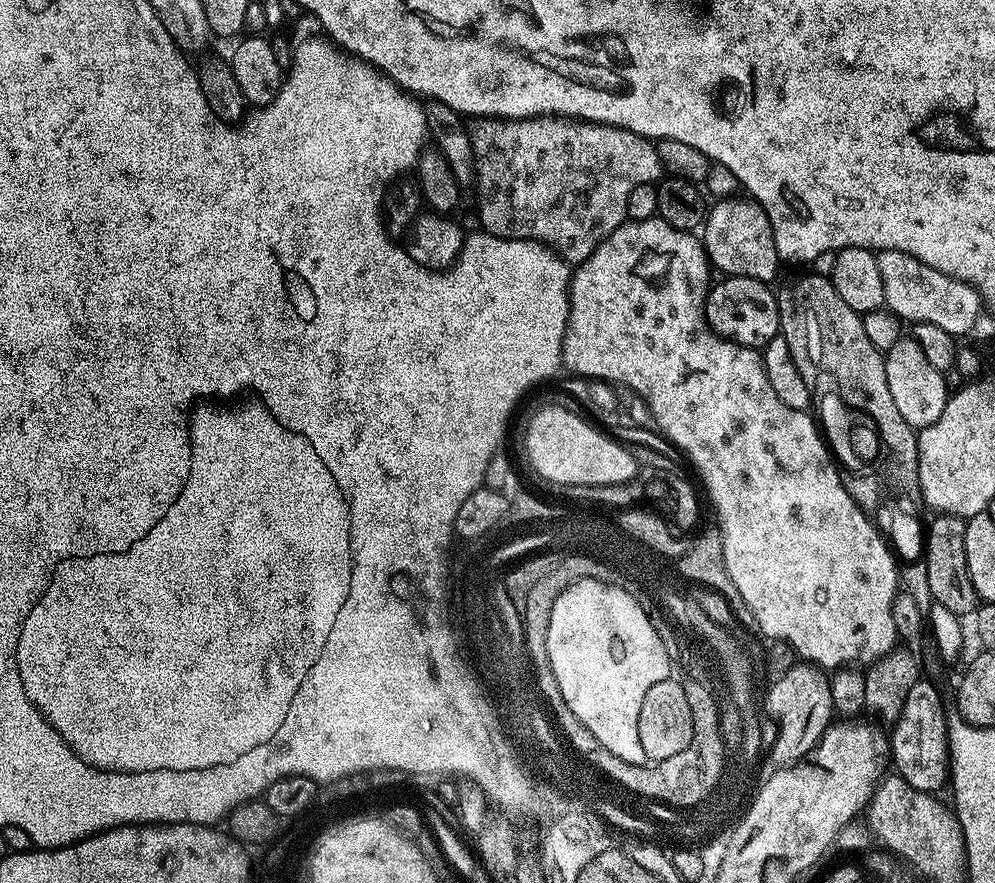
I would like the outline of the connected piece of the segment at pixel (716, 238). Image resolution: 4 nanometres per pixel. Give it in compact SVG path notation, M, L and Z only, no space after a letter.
M733 194L727 198L720 198L709 207L708 215L702 225L702 243L704 250L713 269L721 268L728 276L745 276L755 280L772 282L776 276L776 271L782 267L782 261L778 250L774 246L774 230L770 226L770 218L766 210L755 200L743 198L739 200L739 195Z

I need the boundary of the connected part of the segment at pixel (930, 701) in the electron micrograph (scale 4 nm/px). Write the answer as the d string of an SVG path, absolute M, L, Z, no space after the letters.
M922 678L910 690L899 718L894 722L896 728L890 732L890 760L898 775L910 786L923 792L939 793L939 788L949 783L950 761L948 758L949 717L944 717L944 704L940 692Z

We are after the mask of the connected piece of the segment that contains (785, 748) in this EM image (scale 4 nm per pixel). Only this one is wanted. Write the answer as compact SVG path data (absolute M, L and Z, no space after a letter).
M797 662L782 678L772 680L770 686L767 711L778 726L777 740L773 742L776 760L791 760L795 764L815 748L833 723L832 685L821 669L807 662Z

